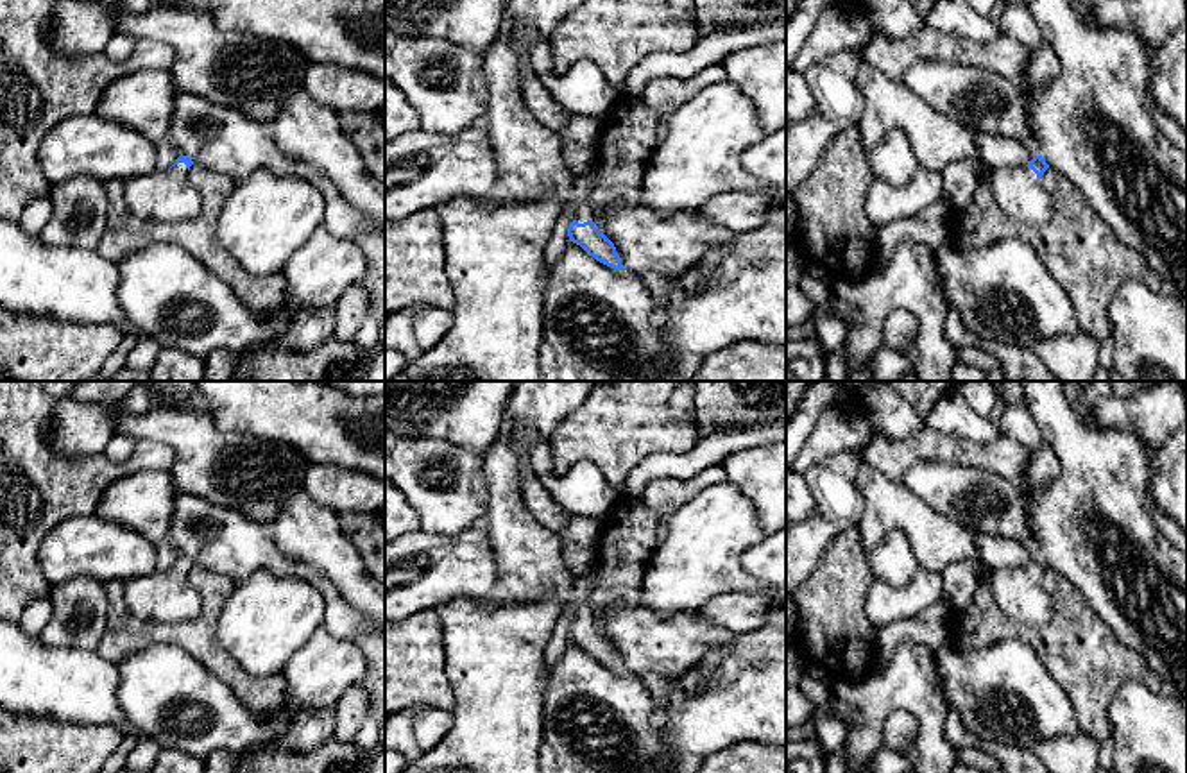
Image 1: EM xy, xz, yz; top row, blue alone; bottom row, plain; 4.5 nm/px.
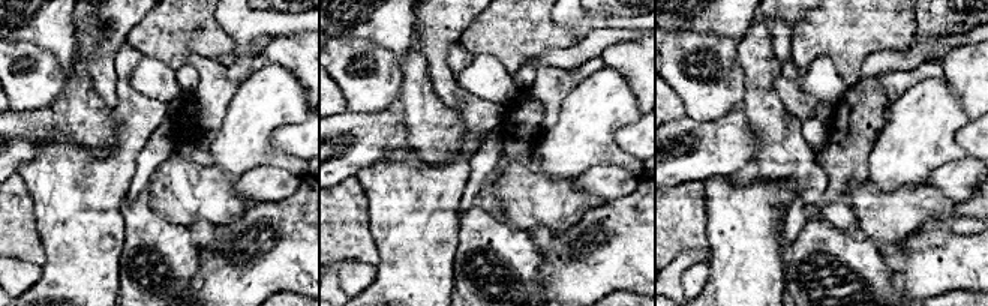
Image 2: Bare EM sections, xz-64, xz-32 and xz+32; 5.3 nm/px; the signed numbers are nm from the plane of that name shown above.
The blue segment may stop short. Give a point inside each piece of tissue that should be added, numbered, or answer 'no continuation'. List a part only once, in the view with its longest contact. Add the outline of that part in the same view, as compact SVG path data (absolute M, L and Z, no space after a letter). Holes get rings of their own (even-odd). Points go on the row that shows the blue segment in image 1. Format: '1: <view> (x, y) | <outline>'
1: xy (167, 195) | M184 163L124 179L122 191L125 204L147 220L183 222L201 211L201 195L192 186Z

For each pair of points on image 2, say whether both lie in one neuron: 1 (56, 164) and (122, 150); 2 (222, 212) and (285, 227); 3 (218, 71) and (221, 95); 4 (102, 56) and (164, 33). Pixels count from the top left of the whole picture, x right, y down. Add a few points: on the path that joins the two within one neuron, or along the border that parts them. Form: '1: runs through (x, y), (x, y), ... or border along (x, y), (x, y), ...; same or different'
1: runs through (72, 164), (105, 164); same
2: border along (257, 203), (233, 221), (215, 227); different
3: runs through (218, 77), (218, 89); same
4: border along (146, 15), (125, 42); different

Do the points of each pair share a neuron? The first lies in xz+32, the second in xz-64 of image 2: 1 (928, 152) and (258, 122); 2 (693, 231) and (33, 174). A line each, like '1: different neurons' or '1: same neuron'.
1: same neuron
2: different neurons

